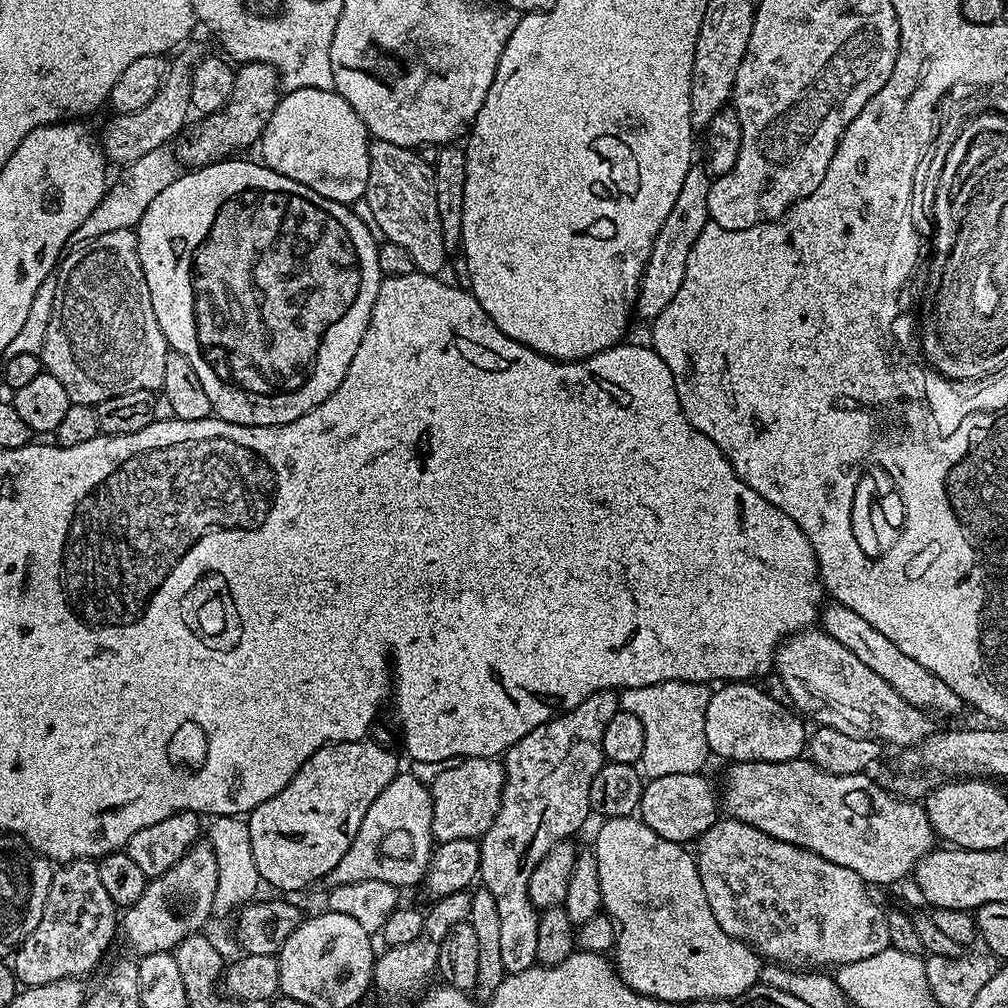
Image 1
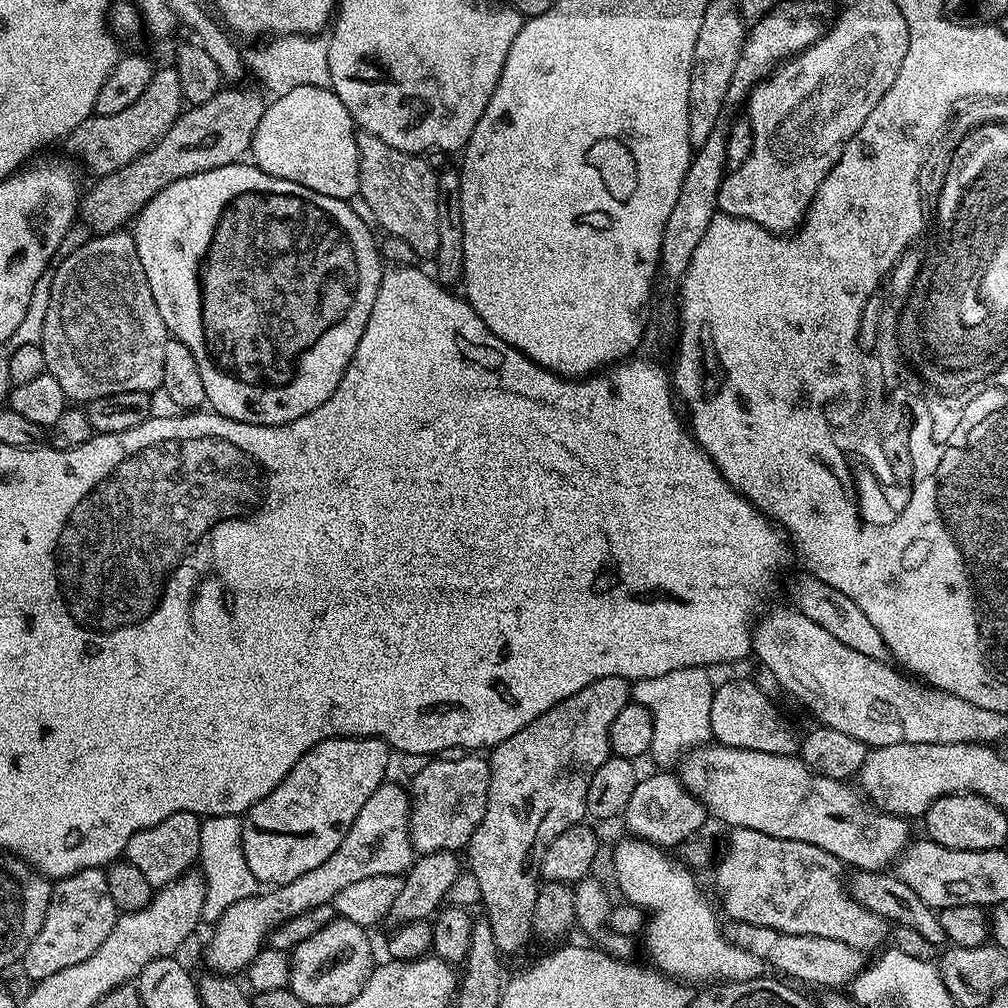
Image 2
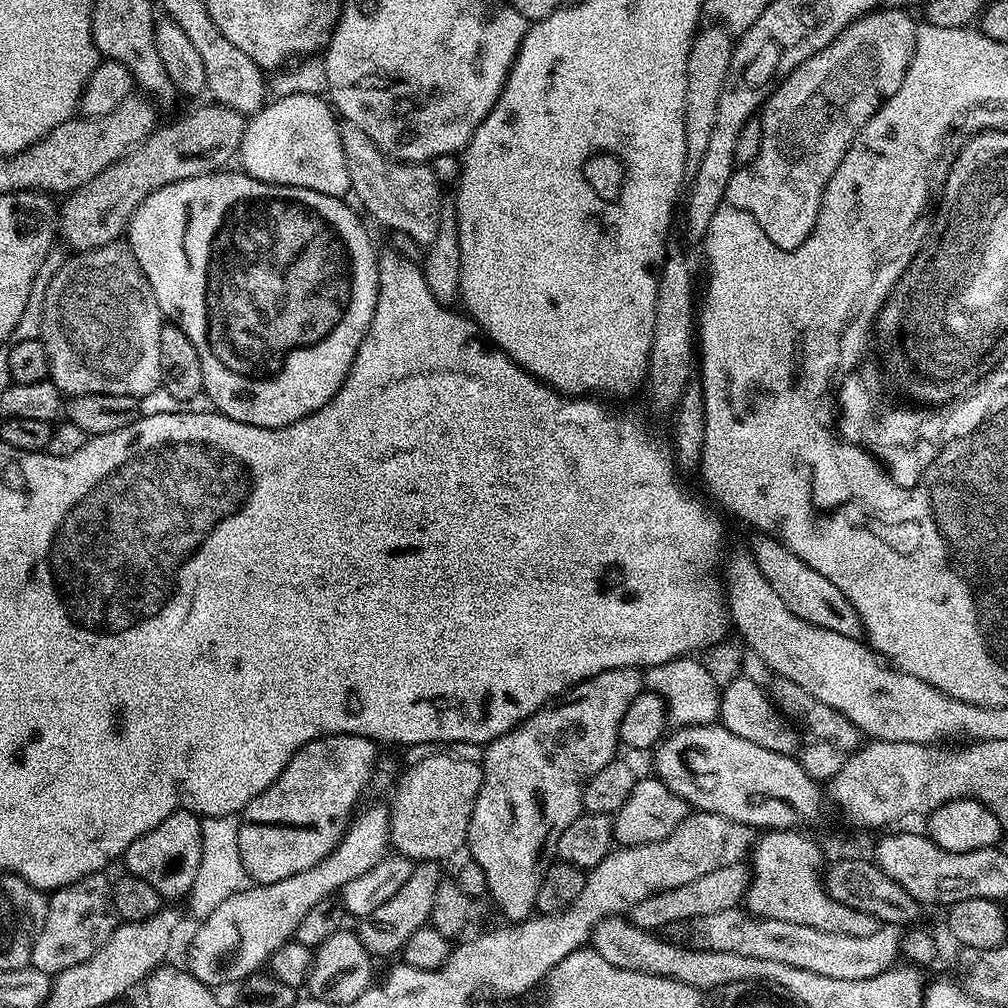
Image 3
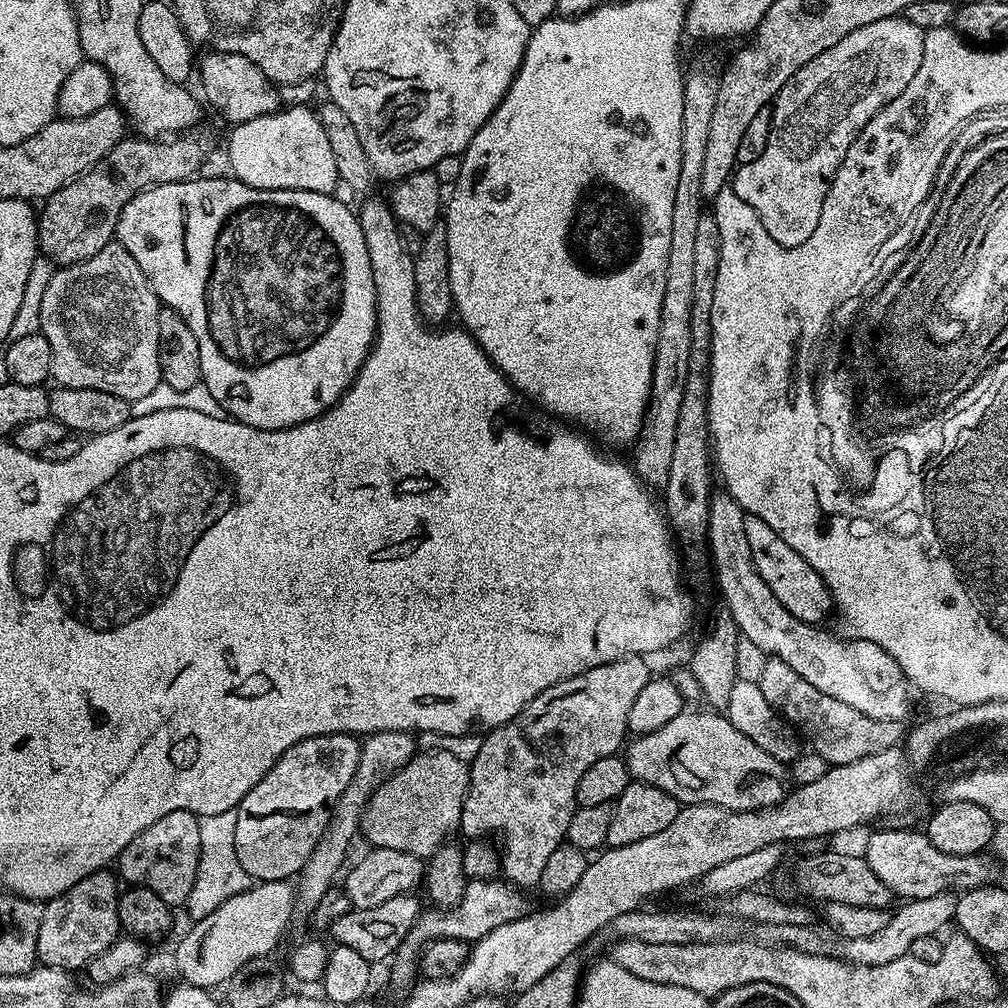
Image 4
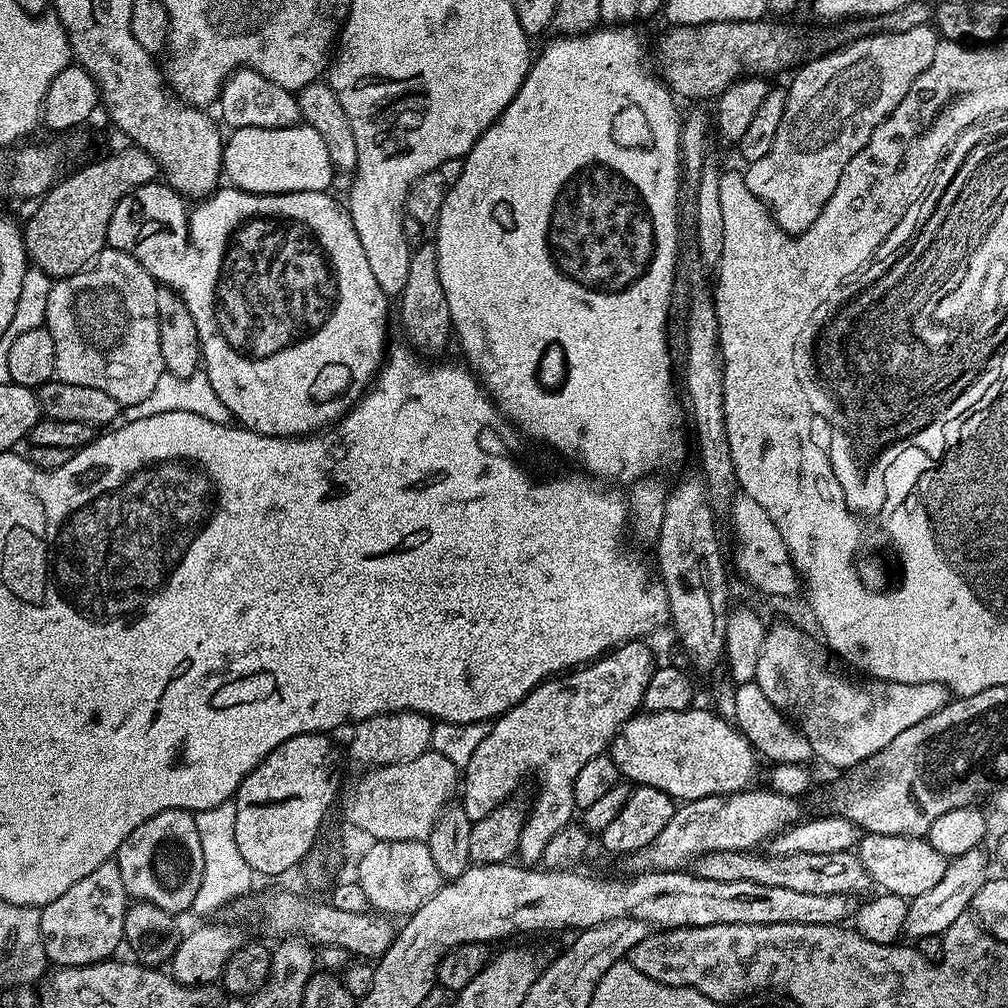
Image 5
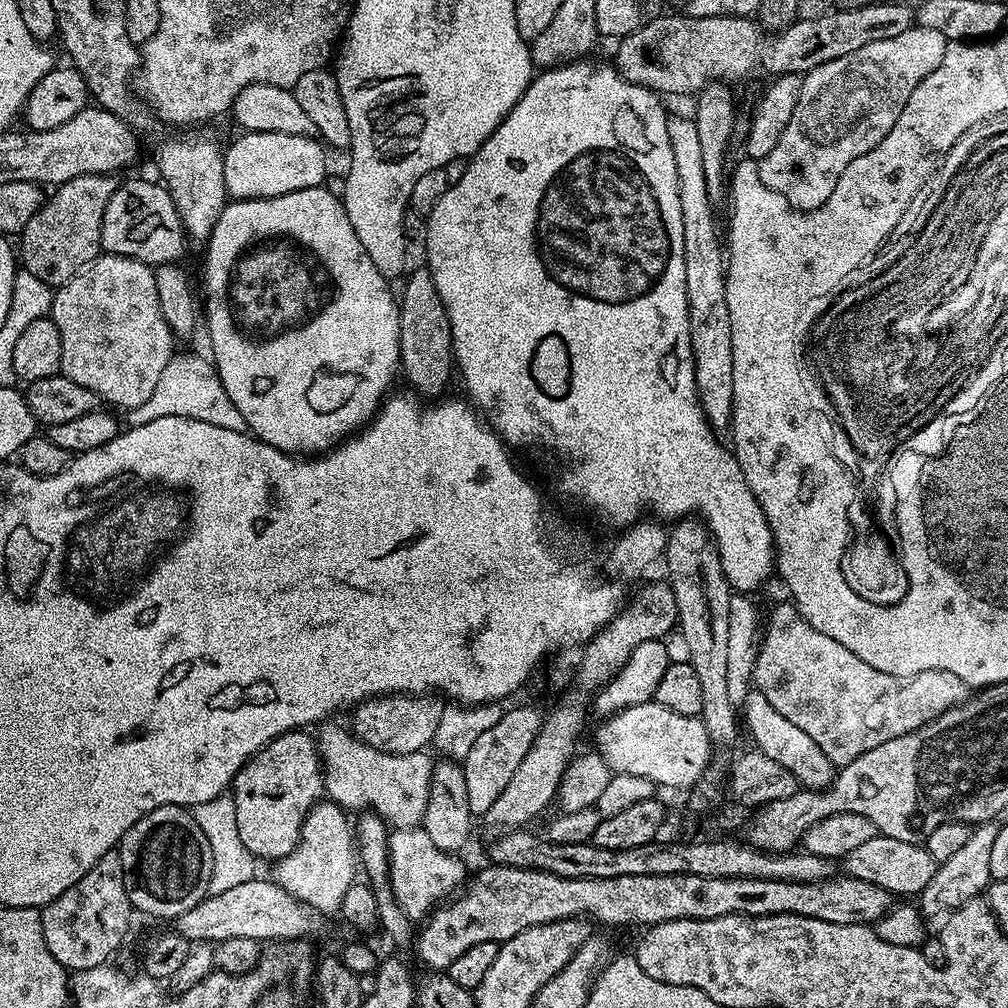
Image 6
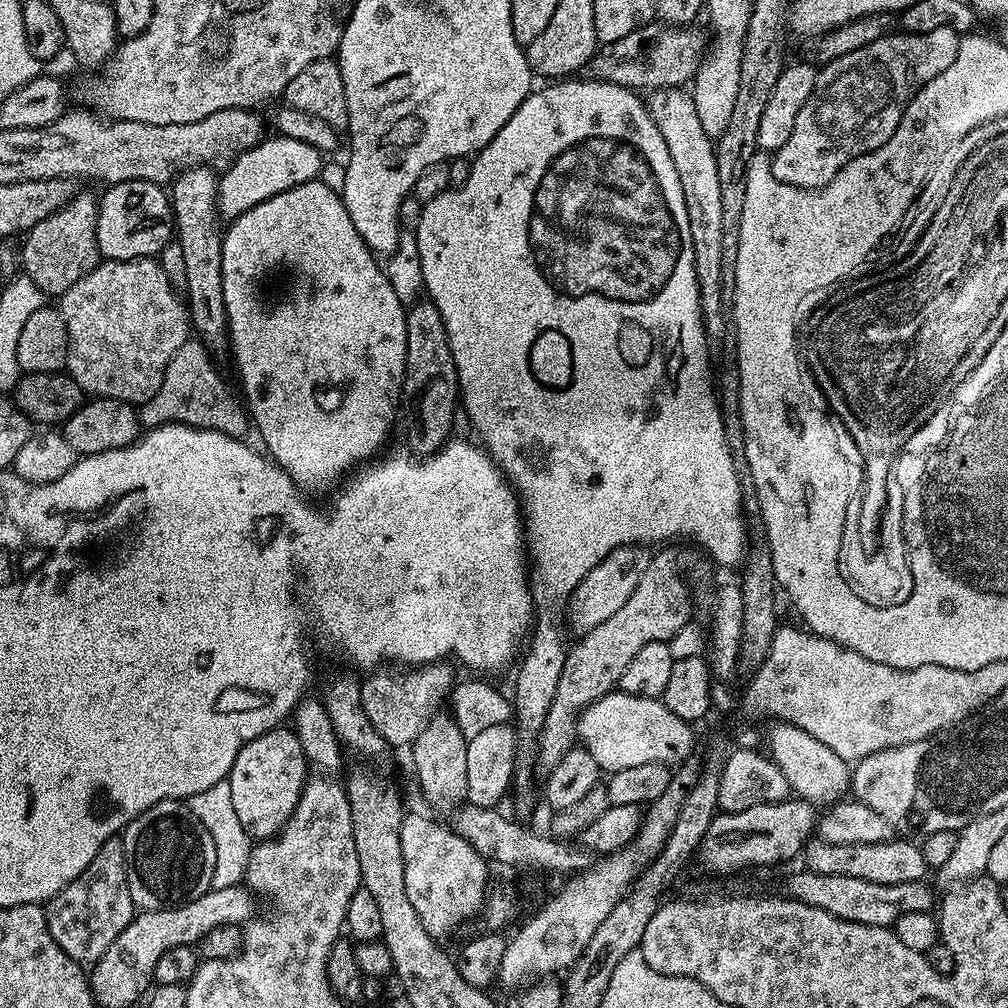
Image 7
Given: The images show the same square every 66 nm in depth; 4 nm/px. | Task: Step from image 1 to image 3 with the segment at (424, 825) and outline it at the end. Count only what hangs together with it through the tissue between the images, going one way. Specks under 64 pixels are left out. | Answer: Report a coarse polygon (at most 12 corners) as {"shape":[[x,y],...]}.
{"shape":[[388,804],[347,825],[318,866],[253,883],[199,921],[187,971],[239,985],[310,906],[389,852]]}

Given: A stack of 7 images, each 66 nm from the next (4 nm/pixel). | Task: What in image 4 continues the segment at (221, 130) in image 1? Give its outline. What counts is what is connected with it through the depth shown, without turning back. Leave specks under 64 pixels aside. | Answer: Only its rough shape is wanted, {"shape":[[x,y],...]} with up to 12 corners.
{"shape":[[197,126],[125,138],[38,212],[53,265],[113,243],[130,198],[191,180],[212,152]]}

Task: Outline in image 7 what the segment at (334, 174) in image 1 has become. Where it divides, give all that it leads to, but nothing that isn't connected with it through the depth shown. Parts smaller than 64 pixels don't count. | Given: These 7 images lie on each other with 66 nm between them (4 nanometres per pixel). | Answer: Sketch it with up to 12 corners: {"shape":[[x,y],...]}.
{"shape":[[281,134],[223,169],[221,217],[319,177],[322,153]]}

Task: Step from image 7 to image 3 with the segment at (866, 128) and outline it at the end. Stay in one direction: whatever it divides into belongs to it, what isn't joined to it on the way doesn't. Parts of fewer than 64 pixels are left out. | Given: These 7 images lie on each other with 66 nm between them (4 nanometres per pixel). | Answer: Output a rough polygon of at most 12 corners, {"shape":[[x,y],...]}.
{"shape":[[881,7],[794,69],[724,198],[789,252],[918,27]]}

